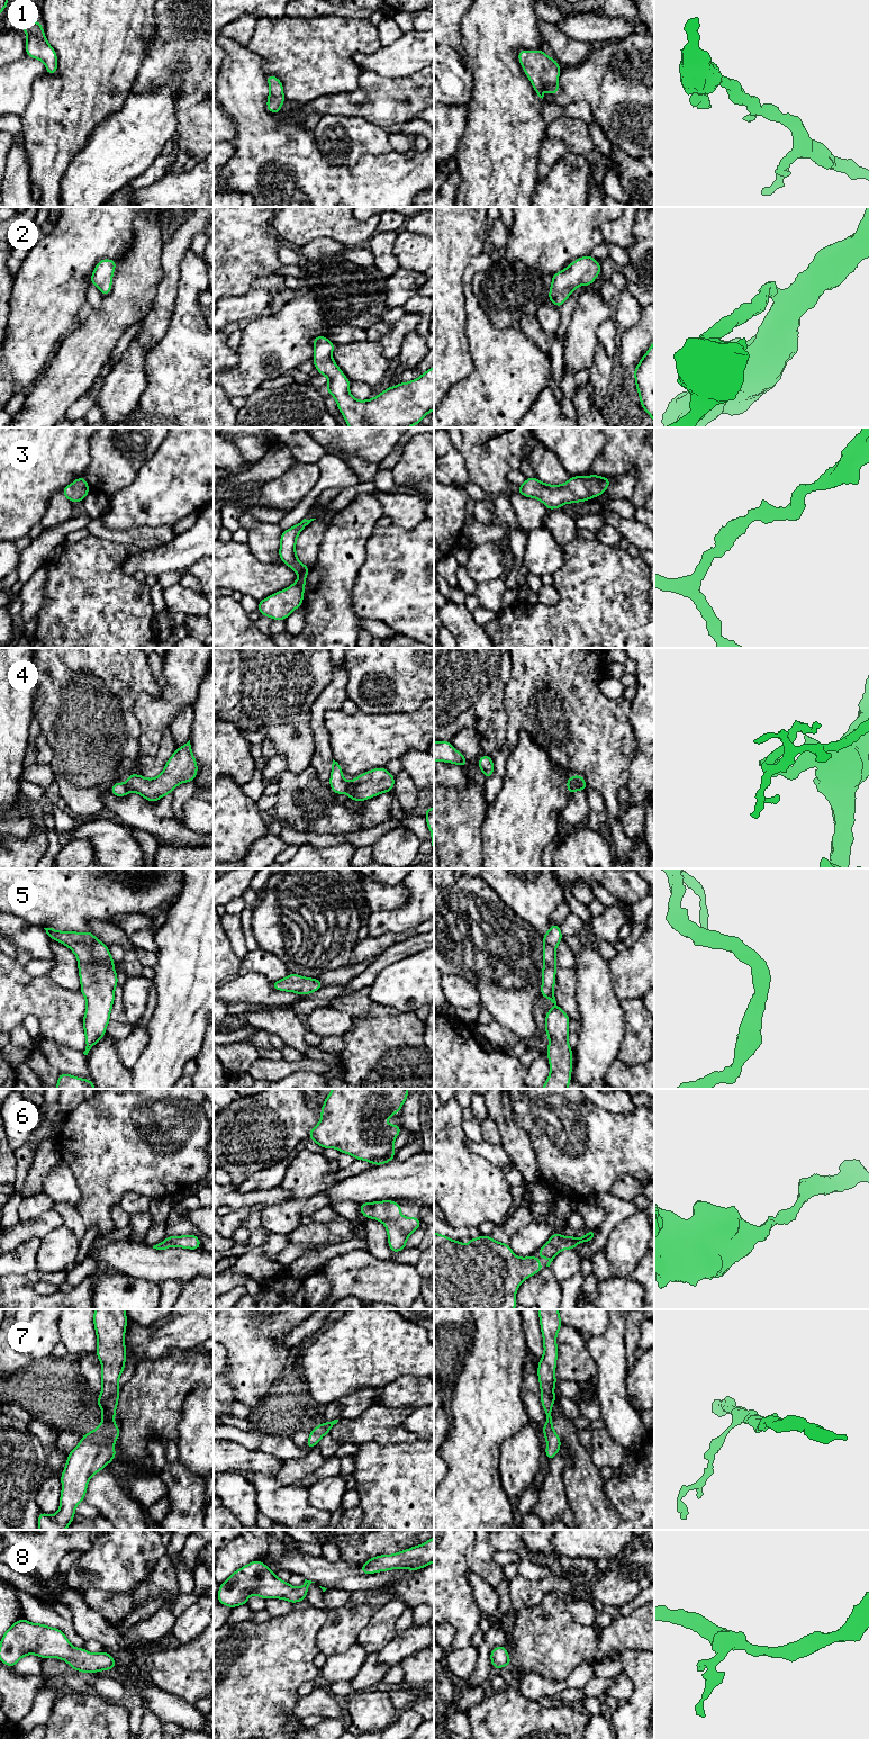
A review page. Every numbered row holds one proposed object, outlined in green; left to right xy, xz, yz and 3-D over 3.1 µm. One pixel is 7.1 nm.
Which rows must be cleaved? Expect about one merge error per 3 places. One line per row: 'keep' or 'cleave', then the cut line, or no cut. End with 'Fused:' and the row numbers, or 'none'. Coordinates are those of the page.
1: keep; cut none
2: keep; cut none
3: keep; cut none
4: keep; cut none
5: keep; cut none
6: keep; cut none
7: keep; cut none
8: keep; cut none
Fused: none

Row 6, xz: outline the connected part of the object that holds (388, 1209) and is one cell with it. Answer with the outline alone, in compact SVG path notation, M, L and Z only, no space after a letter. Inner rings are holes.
M393 1200L357 1204L361 1214L368 1218L377 1219L384 1224L388 1233L388 1245L392 1253L406 1247L407 1238L419 1228L419 1217L402 1217L402 1206Z

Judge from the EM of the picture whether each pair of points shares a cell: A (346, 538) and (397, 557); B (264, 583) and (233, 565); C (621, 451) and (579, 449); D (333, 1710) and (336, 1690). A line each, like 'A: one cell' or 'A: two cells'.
A: two cells
B: one cell
C: two cells
D: two cells

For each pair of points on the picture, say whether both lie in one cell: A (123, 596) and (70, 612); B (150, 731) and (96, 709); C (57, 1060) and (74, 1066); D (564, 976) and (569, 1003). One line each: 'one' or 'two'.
A: one
B: two
C: one
D: one

